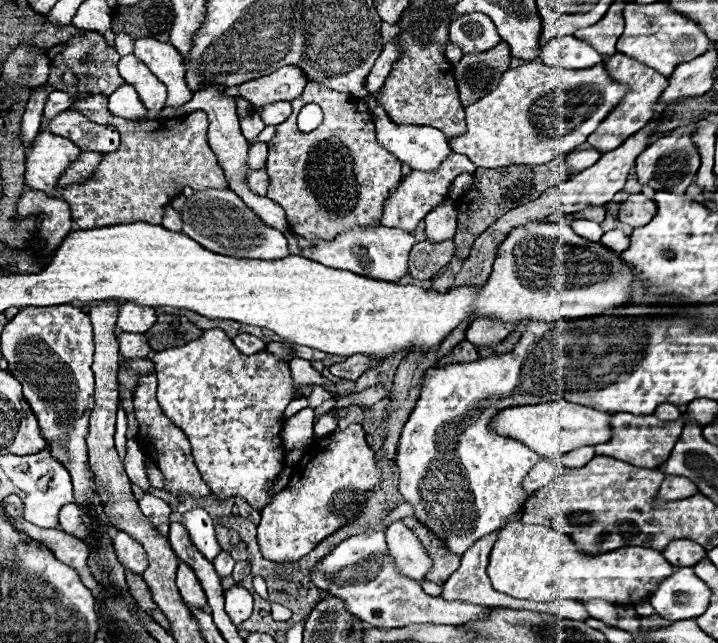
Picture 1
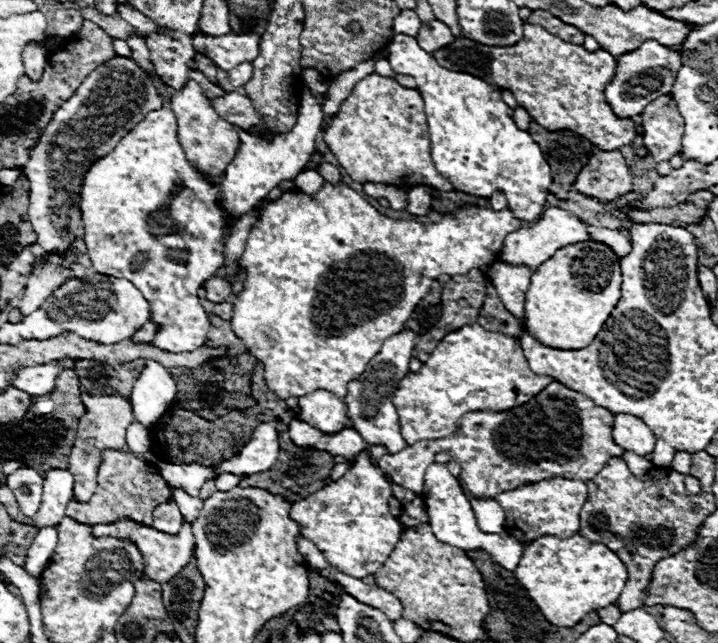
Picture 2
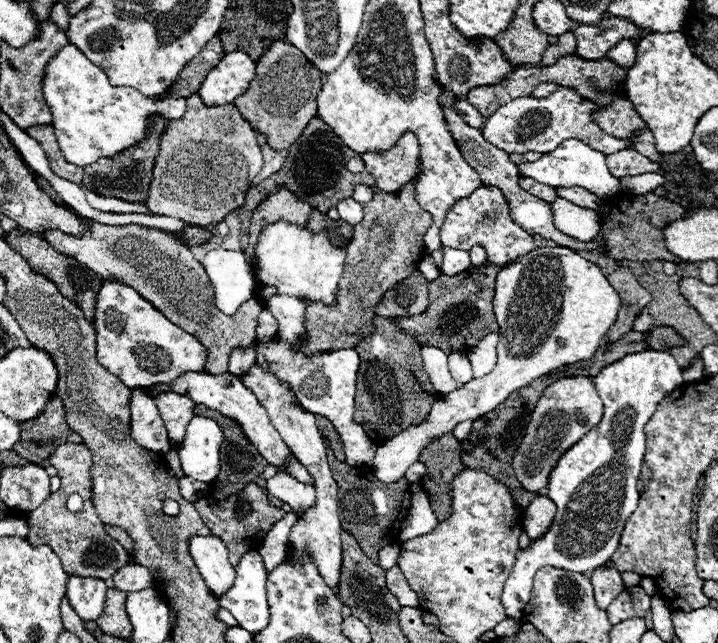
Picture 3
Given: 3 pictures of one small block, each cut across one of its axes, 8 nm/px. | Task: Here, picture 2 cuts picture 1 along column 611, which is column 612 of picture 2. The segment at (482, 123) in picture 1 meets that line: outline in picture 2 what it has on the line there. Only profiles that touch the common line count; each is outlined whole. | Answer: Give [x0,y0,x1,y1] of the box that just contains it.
[604,40,682,118]

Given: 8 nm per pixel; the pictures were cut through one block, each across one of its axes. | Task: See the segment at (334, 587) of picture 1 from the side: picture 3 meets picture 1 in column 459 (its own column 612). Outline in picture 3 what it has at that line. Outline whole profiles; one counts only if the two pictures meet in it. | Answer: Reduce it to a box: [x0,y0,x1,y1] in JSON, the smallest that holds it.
[606,586,650,624]

